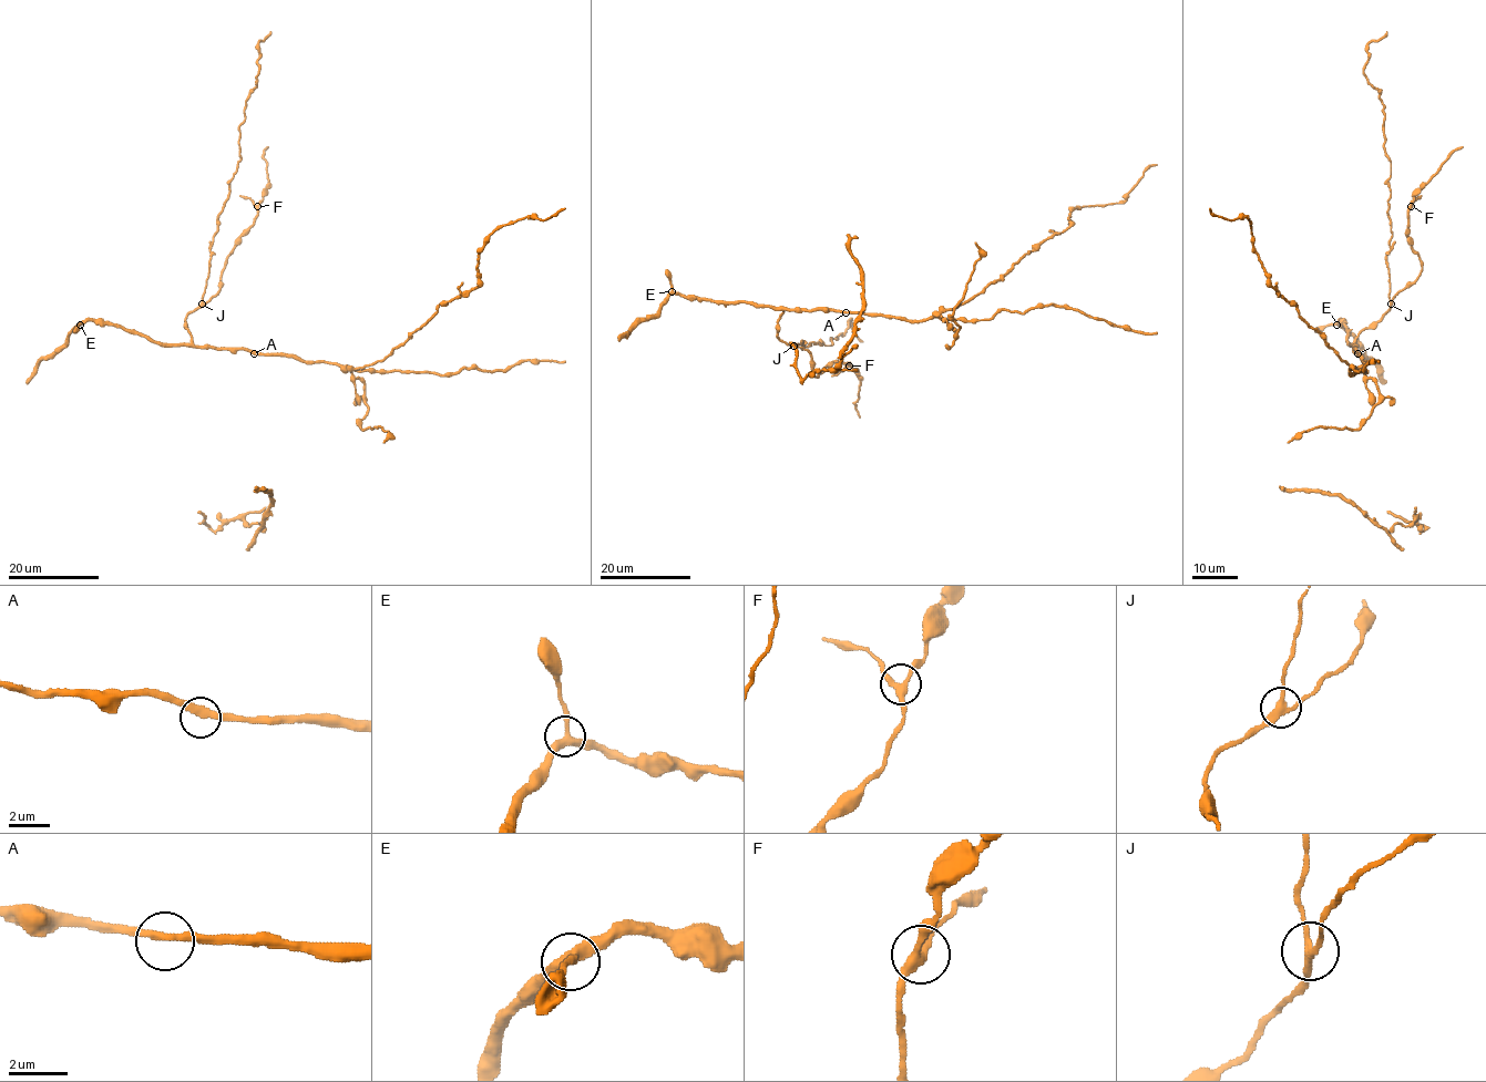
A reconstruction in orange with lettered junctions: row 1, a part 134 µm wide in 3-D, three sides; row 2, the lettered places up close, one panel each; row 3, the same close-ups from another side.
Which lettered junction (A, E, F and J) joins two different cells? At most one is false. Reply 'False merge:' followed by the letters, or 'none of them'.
False merge: J

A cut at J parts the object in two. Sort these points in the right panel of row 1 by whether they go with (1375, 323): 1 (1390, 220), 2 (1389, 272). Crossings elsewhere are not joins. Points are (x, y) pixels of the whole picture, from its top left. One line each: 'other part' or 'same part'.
1: other part
2: other part

